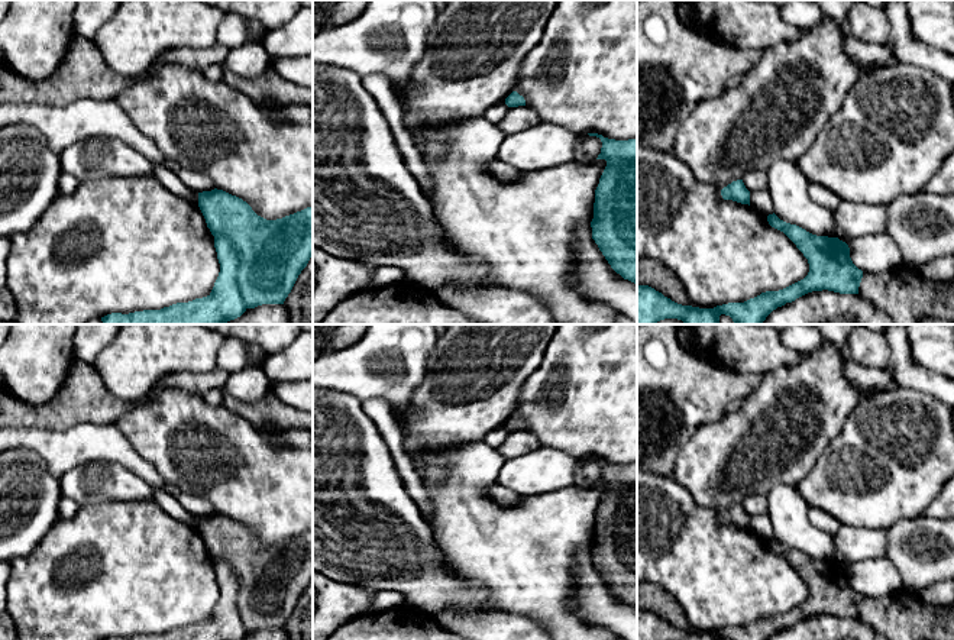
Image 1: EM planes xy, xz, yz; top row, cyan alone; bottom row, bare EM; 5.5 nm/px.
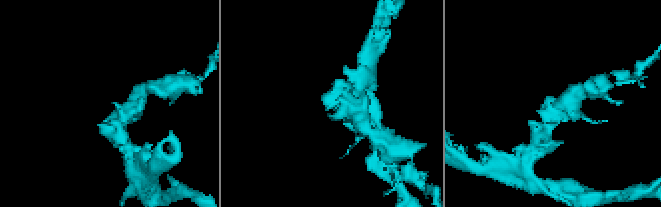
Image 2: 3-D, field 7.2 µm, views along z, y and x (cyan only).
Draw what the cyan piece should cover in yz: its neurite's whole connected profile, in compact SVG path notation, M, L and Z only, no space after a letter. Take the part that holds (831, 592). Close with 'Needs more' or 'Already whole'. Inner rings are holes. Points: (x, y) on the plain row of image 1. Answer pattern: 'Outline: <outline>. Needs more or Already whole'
Outline: M767 540L772 552L783 556L809 588L808 599L779 615L766 615L744 627L728 627L714 633L682 630L649 610L637 610L637 640L769 640L777 631L812 615L858 618L863 595L851 582L850 572L838 562L816 560L805 553Z. Already whole

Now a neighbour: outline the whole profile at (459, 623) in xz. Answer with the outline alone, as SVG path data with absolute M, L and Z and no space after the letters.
M442 611L433 620L465 640L552 640L543 626L515 614Z

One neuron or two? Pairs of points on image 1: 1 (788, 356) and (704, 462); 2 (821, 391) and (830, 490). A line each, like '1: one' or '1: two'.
1: two
2: two

